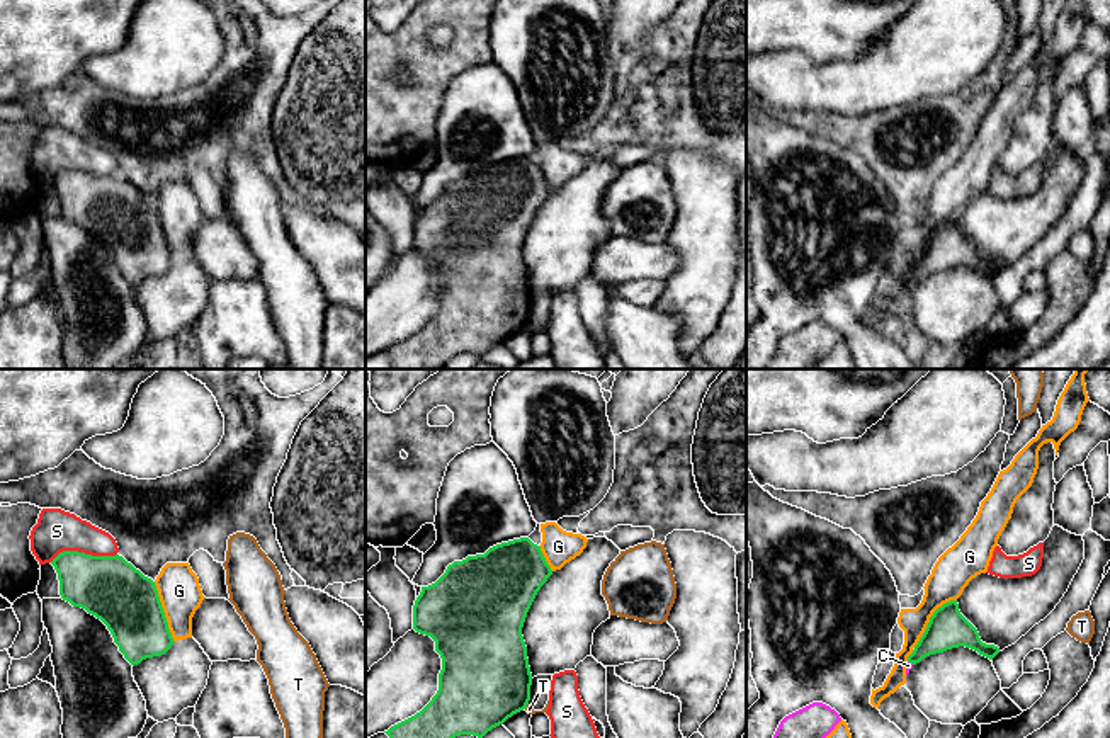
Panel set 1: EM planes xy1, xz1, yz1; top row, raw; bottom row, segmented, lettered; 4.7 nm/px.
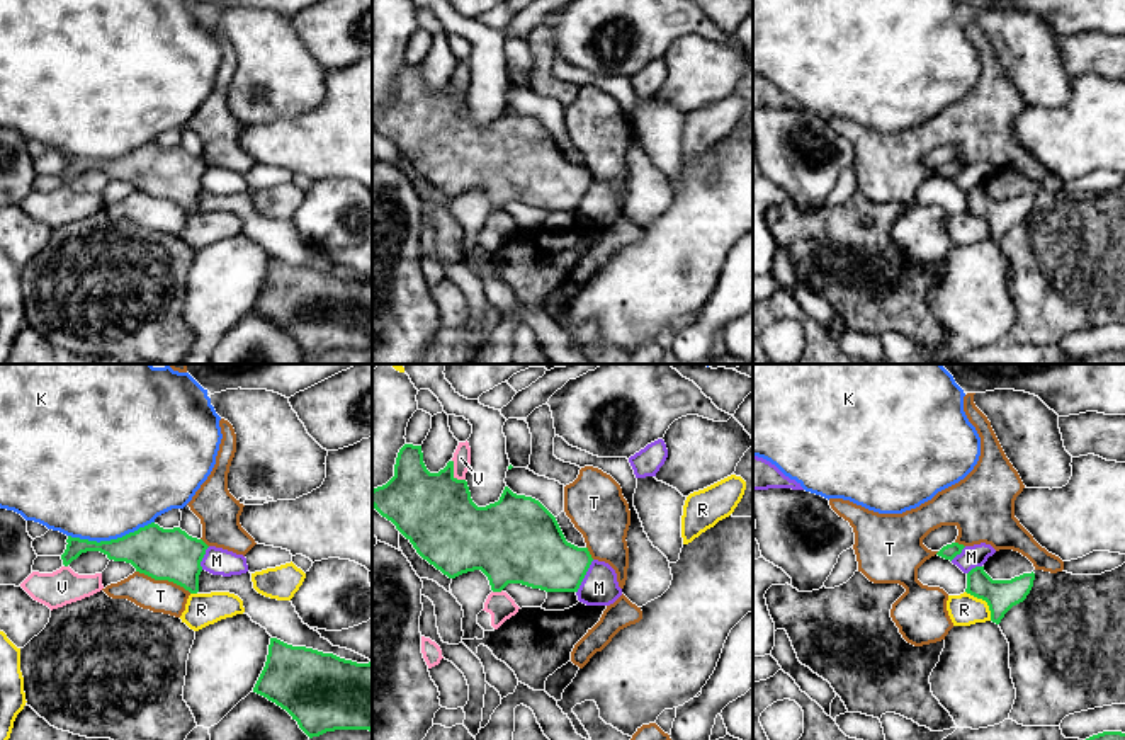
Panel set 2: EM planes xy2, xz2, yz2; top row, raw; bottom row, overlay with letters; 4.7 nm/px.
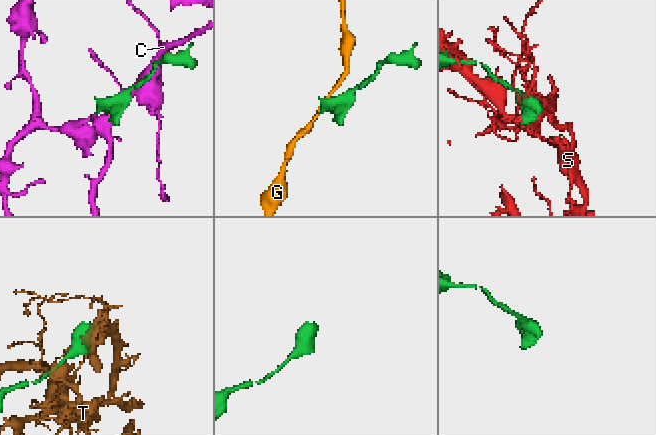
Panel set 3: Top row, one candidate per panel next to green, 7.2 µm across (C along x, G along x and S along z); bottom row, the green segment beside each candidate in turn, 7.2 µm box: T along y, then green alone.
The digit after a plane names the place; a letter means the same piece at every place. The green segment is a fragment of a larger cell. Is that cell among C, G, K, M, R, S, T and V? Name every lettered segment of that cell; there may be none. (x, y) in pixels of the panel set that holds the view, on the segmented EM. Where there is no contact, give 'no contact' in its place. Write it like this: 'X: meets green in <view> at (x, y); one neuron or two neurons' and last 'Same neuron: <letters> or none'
C: meets green in yz1 at (911, 662); one neuron
G: meets green in xy1 at (164, 613); two neurons
K: meets green in xy2 at (111, 540); two neurons
M: meets green in xz2 at (583, 577); two neurons
R: meets green in yz2 at (984, 599); two neurons
S: meets green in xy1 at (82, 553); two neurons
T: meets green in xy2 at (163, 579); two neurons
V: meets green in xz2 at (452, 473); two neurons
Same neuron: C

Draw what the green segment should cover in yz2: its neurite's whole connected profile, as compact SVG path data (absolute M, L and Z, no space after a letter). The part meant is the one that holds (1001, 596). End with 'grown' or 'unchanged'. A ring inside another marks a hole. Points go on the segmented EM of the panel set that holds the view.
M975 566L967 573L965 592L987 602L991 621L999 624L1004 614L1023 602L1033 587L1035 573L1023 573L1011 580L992 580L984 566Z | unchanged

